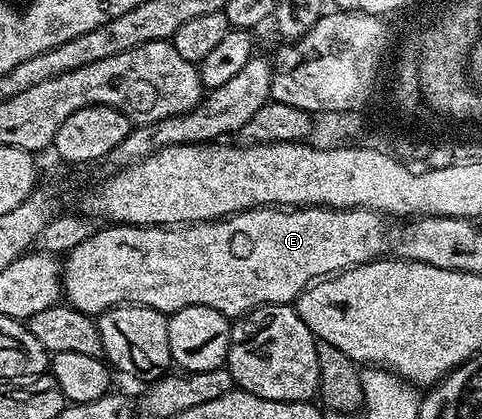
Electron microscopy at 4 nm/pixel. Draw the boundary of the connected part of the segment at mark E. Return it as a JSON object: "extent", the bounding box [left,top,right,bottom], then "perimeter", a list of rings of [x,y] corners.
{"extent":[62,206,385,316],"perimeter":[[[255,206],[252,210],[243,210],[237,214],[229,214],[215,222],[189,222],[178,226],[130,226],[127,224],[108,224],[100,230],[93,229],[92,235],[78,248],[62,258],[62,294],[76,310],[84,314],[99,316],[111,306],[149,306],[161,310],[166,316],[172,315],[176,310],[187,306],[209,306],[218,312],[229,316],[243,316],[249,310],[258,306],[278,306],[295,303],[303,290],[308,289],[313,282],[335,276],[341,270],[349,270],[352,266],[361,266],[363,262],[373,261],[385,253],[384,222],[377,211],[374,210],[336,210],[332,206],[302,206],[299,208],[281,208],[278,206]]]}

